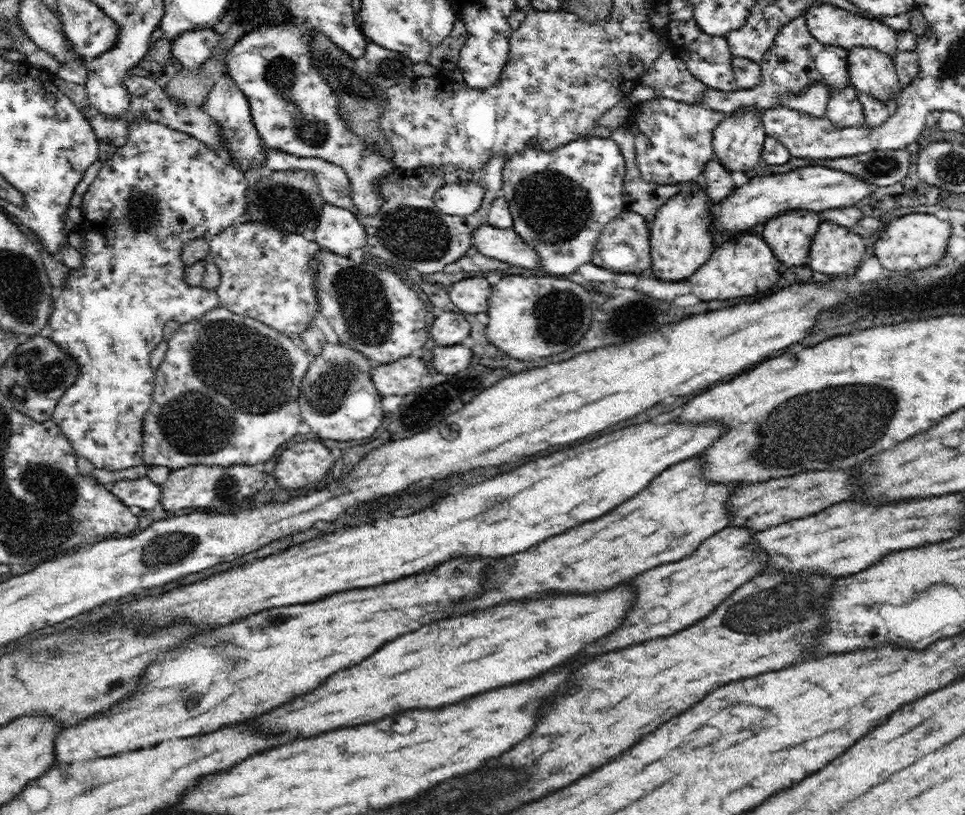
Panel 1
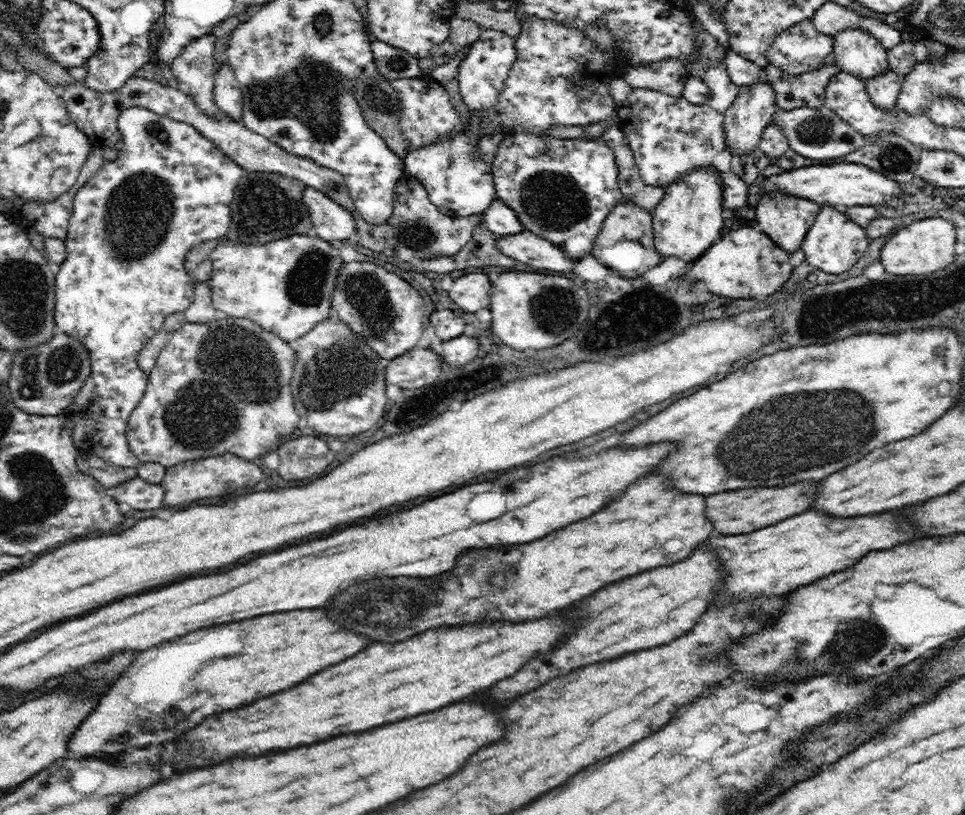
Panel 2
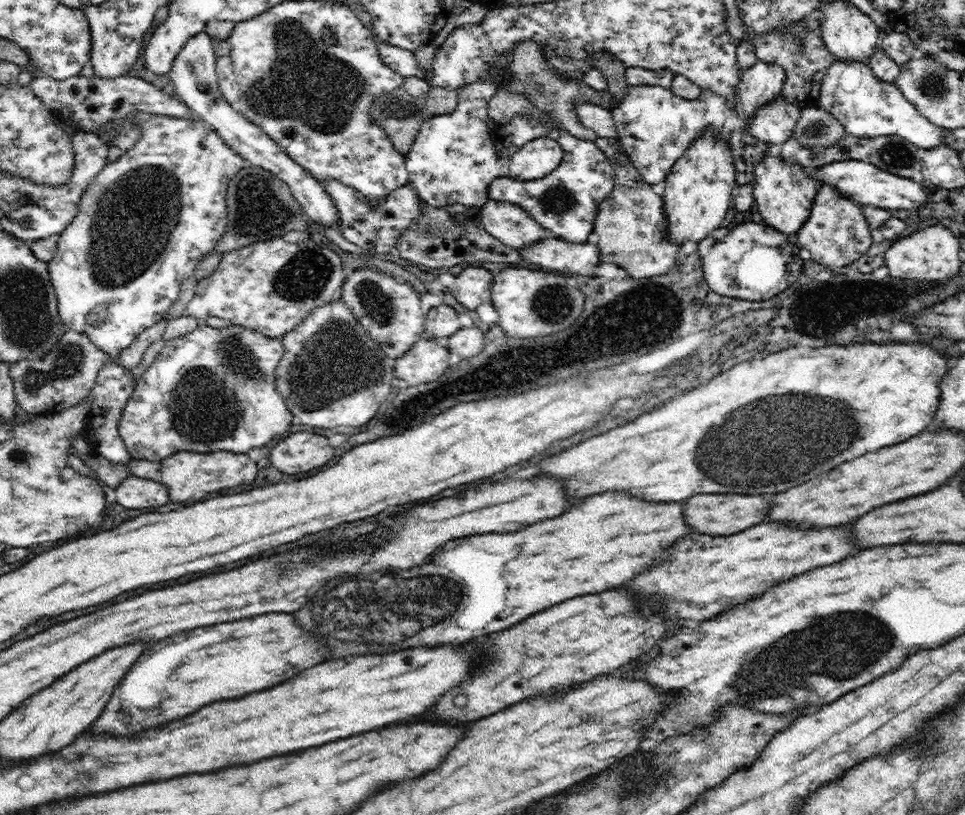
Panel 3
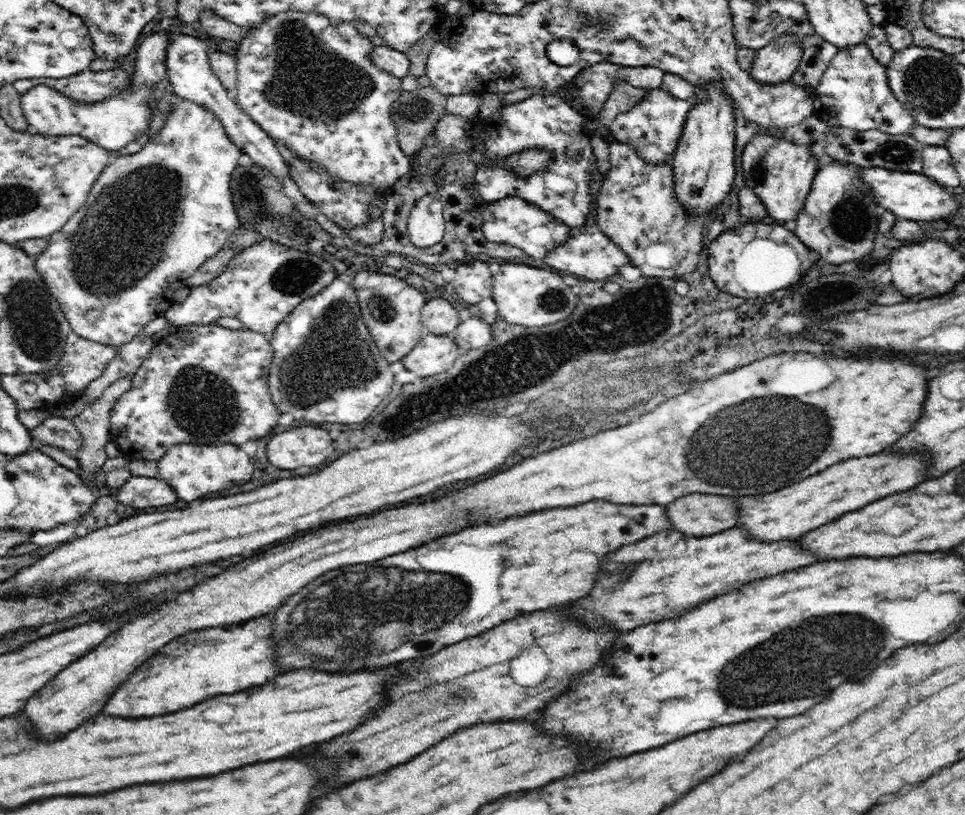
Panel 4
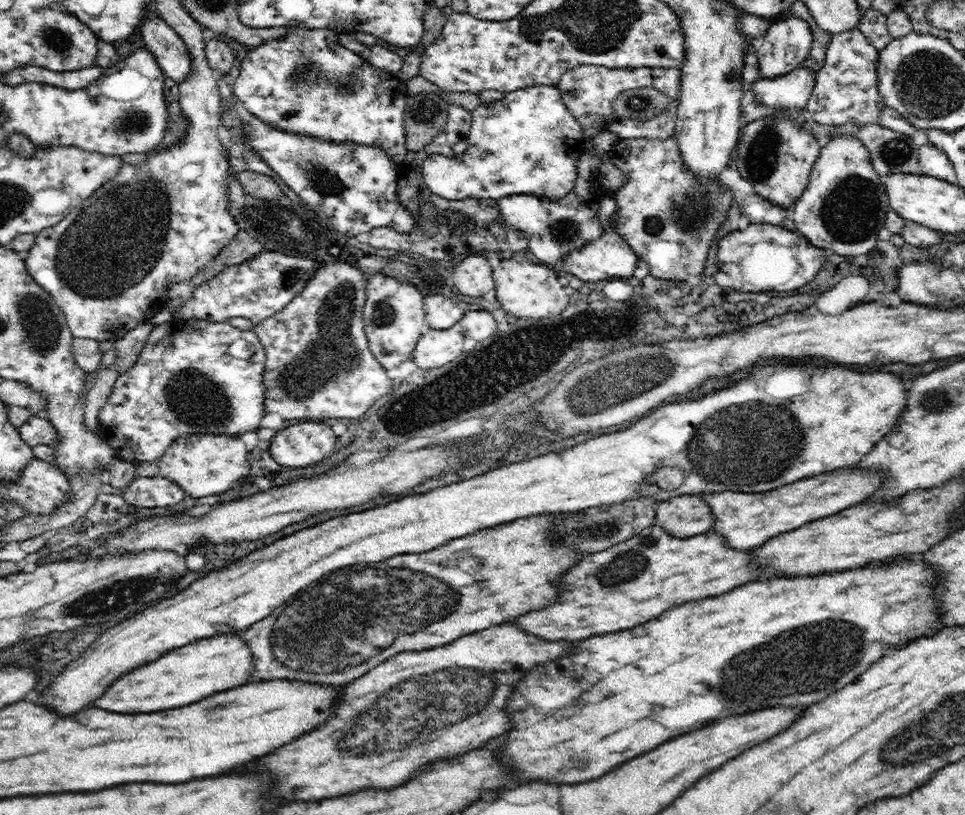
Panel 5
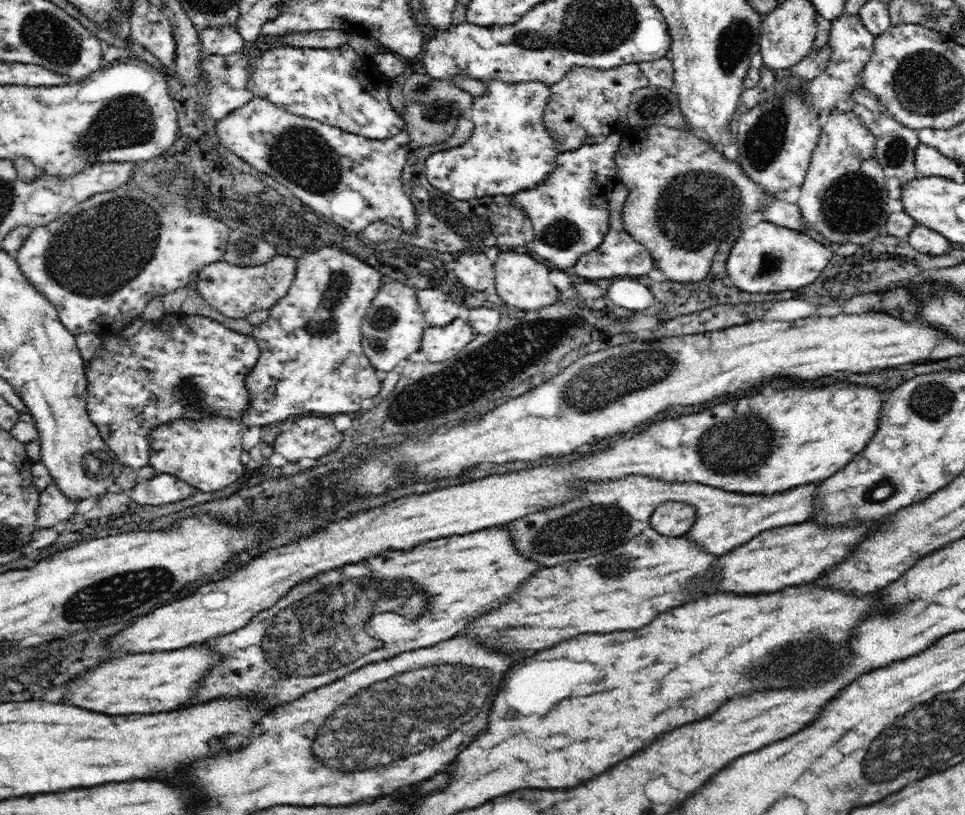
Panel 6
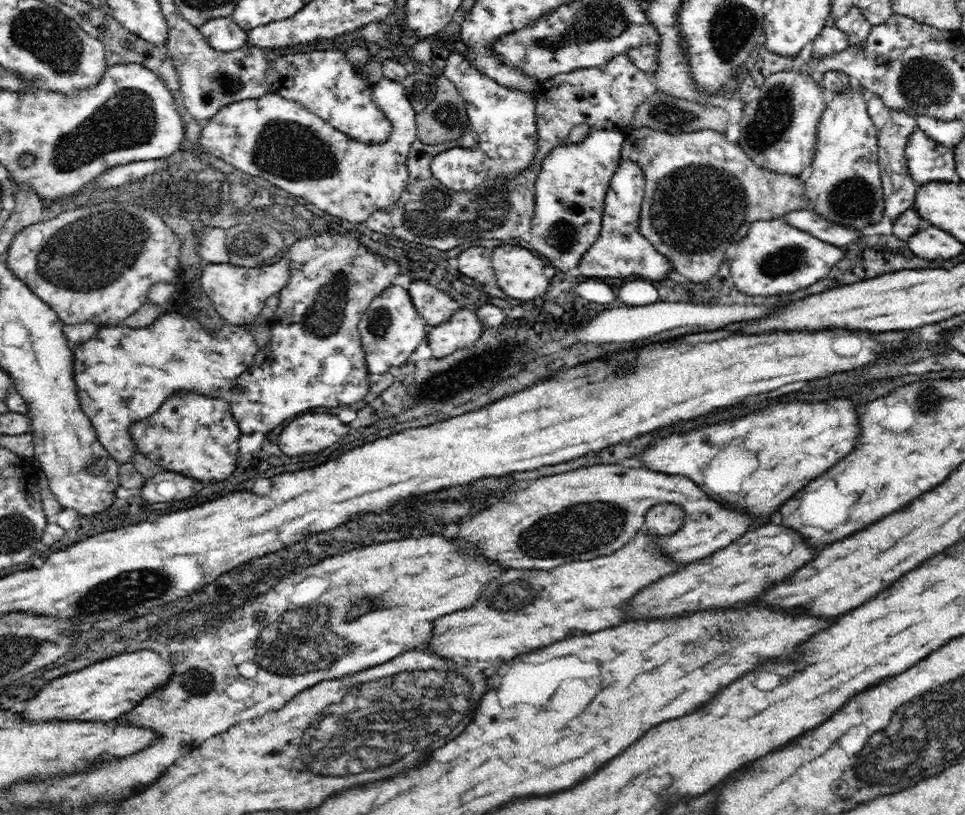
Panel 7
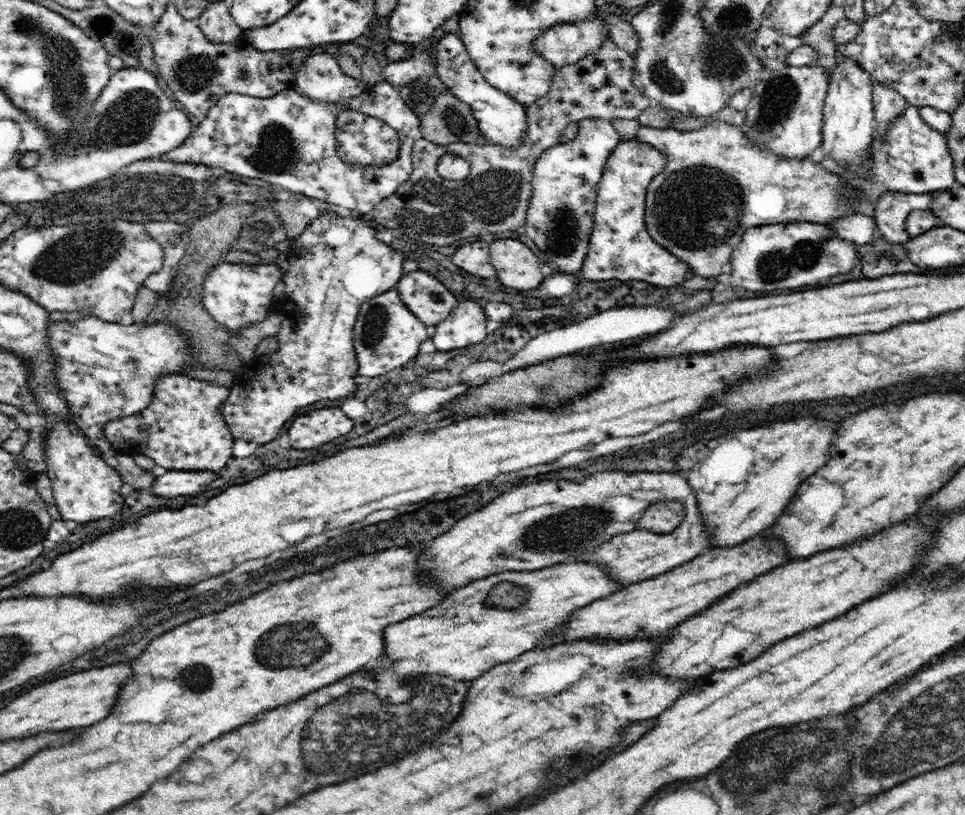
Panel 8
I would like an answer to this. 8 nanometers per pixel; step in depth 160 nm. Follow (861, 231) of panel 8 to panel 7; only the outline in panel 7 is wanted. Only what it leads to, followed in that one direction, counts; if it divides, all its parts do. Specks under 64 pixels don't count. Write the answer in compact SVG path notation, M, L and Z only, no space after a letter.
M813 207L796 209L784 216L784 219L790 223L790 226L798 227L798 230L804 230L824 242L843 248L855 241L860 234L860 230L854 230L853 227L830 222L818 214Z

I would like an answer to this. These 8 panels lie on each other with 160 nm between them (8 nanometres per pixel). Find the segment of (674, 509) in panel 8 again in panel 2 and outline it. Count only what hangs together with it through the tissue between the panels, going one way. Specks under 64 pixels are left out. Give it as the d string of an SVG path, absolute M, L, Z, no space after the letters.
M796 482L782 488L746 488L714 494L706 498L706 516L714 522L714 528L720 534L746 534L810 510L816 498L816 488L816 482Z

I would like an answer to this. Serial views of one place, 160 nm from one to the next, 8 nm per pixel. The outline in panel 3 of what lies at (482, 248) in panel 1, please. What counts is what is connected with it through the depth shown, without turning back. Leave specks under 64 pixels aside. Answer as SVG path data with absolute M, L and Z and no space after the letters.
M550 237L520 249L519 253L544 271L558 270L564 274L592 276L594 268L602 263L595 238L578 244Z

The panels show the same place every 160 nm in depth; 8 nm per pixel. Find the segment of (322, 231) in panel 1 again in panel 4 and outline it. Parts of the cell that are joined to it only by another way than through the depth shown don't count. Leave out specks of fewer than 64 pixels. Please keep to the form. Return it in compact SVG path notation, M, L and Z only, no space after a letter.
M170 34L165 63L167 76L177 98L197 102L200 106L205 106L205 108L211 110L221 120L223 127L226 129L226 135L243 152L243 156L251 158L254 165L258 165L274 176L279 177L286 187L286 196L290 200L295 203L301 200L308 202L309 200L300 192L296 181L290 177L288 163L282 157L274 140L235 101L230 100L220 79L212 73L208 60L209 48L206 43L207 41L190 35Z

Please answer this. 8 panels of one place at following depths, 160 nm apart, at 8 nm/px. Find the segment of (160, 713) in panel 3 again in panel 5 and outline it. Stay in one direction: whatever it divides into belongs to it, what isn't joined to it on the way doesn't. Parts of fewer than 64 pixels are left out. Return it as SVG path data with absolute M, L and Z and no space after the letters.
M220 634L216 638L206 638L192 642L190 646L182 646L178 650L172 650L170 654L164 654L156 662L150 662L146 666L140 666L138 670L132 670L124 674L124 678L118 678L106 690L98 702L94 702L98 708L112 710L112 712L158 712L178 706L194 704L210 694L242 686L250 680L252 666L252 654L238 634Z

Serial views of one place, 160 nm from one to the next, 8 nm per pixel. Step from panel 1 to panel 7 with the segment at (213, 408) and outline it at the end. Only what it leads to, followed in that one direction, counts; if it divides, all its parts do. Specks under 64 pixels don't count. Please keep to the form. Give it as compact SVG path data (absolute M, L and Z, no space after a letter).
M173 309L167 310L146 327L131 328L124 324L98 327L89 342L73 347L74 381L80 405L96 430L98 441L110 453L110 457L120 464L132 462L132 456L138 450L134 439L130 437L130 426L154 414L172 394L193 390L210 398L220 396L228 399L236 378L251 366L259 350L254 330L260 324L262 322L259 320L250 325L225 322L212 332L204 329L198 319Z

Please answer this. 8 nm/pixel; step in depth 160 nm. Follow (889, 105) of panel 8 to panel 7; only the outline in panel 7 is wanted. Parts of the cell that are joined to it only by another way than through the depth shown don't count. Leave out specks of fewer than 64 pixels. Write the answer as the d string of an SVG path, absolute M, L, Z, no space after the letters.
M873 92L867 95L866 101L868 114L877 128L878 166L880 167L884 195L884 213L893 222L895 218L902 214L902 211L913 208L915 196L919 189L912 181L910 173L908 173L906 155L904 155L904 148L906 148L908 138L910 138L914 128L917 126L917 120L912 114L888 108L883 103L883 100Z

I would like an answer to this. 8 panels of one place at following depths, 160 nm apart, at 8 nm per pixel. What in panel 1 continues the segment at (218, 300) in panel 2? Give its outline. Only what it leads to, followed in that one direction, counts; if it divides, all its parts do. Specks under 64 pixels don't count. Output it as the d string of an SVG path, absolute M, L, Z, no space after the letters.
M245 219L237 221L209 239L208 256L221 274L220 284L215 288L219 306L230 309L234 314L262 321L292 340L300 338L319 310L313 260L323 248L316 241L308 241L300 234L285 233L272 225L268 226L268 223Z

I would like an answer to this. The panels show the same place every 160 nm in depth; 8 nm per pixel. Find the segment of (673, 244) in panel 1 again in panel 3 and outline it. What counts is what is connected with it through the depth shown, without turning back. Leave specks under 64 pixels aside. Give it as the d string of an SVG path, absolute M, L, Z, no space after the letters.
M706 128L705 134L688 146L665 178L665 235L674 244L683 245L690 240L699 243L710 236L722 224L738 186L730 145L713 130Z

